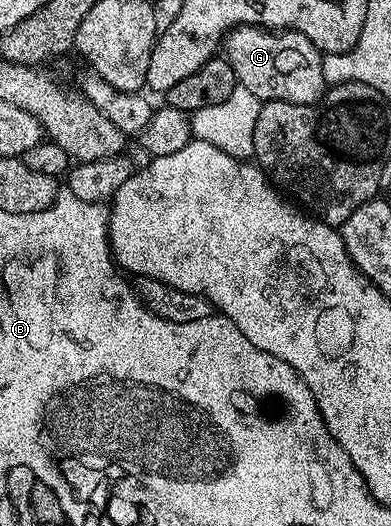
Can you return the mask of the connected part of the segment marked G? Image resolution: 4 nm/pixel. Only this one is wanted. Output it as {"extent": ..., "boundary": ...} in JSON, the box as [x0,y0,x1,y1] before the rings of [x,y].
{"extent":[223,25,324,105],"boundary":[[[238,25],[223,40],[223,55],[235,69],[238,84],[246,86],[262,101],[283,101],[307,105],[324,96],[323,55],[317,46],[298,31],[275,31],[256,25]]]}

